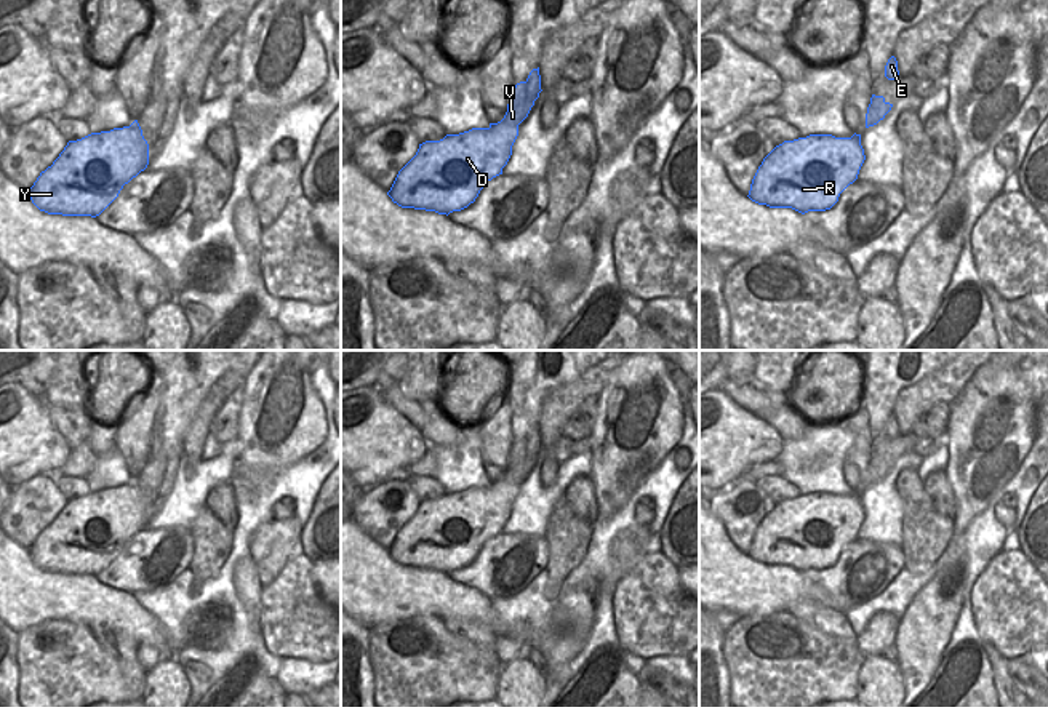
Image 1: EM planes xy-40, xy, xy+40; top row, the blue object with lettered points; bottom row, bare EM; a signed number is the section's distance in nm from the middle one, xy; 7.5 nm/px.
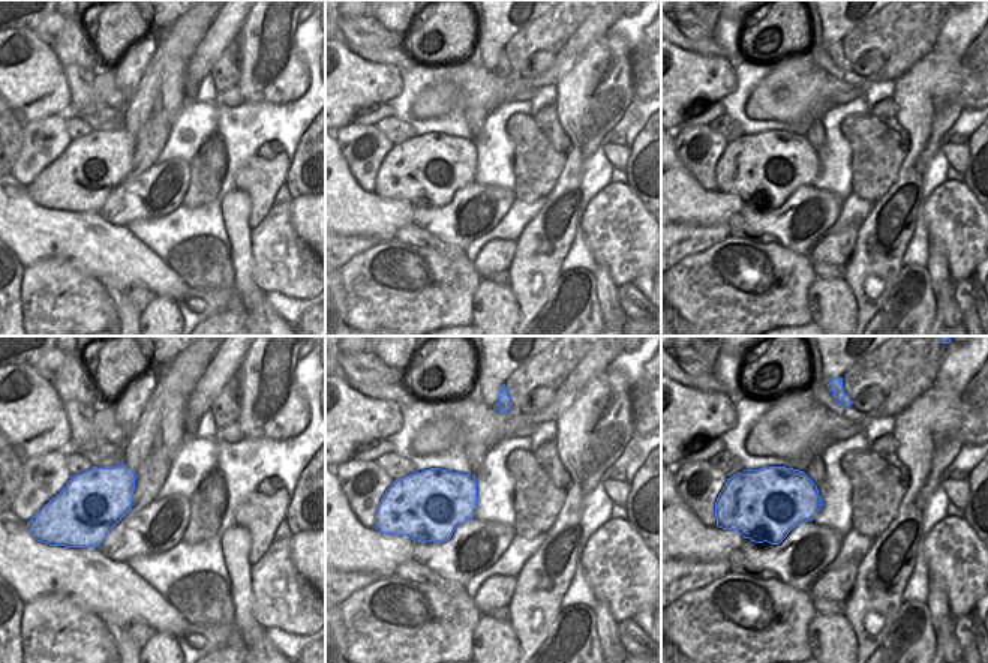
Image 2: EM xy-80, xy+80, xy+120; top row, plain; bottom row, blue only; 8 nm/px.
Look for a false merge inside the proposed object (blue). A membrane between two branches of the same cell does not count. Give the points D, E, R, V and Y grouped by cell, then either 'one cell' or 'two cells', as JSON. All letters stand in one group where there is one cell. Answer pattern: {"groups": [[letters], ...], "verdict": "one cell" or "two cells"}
{"groups": [["D", "R", "V", "Y"], ["E"]], "verdict": "two cells"}

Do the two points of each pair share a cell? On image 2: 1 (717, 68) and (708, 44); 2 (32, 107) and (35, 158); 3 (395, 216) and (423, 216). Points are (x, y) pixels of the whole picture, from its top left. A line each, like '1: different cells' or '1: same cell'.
1: different cells
2: different cells
3: different cells

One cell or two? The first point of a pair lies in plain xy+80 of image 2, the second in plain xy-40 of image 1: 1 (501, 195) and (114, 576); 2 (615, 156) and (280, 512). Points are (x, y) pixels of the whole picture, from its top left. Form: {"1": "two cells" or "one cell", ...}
{"1": "one cell", "2": "one cell"}

